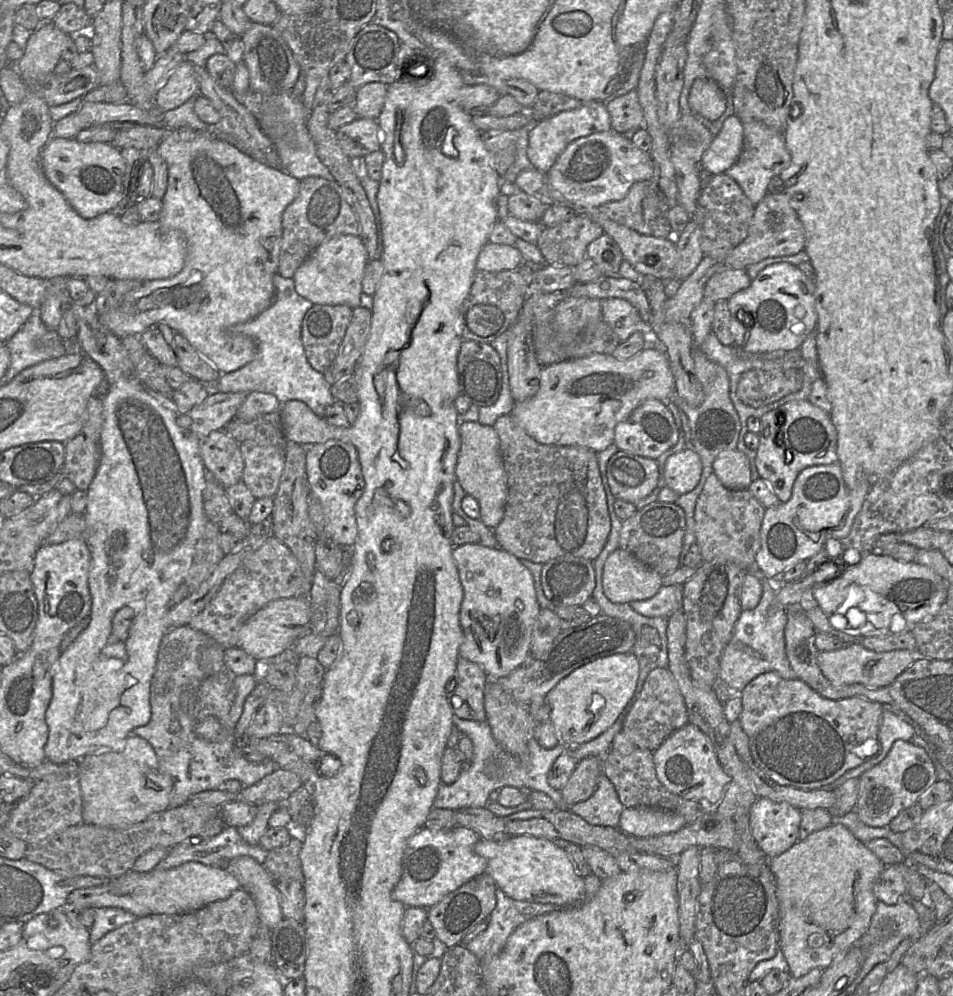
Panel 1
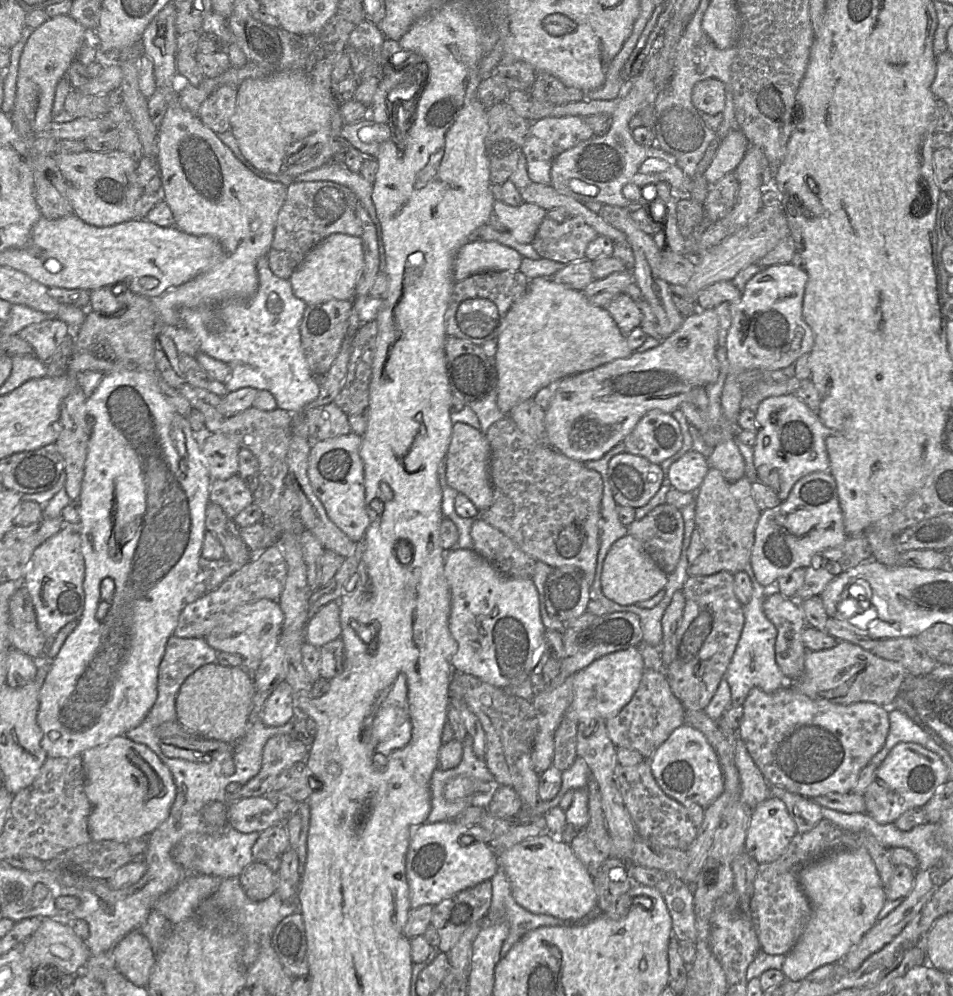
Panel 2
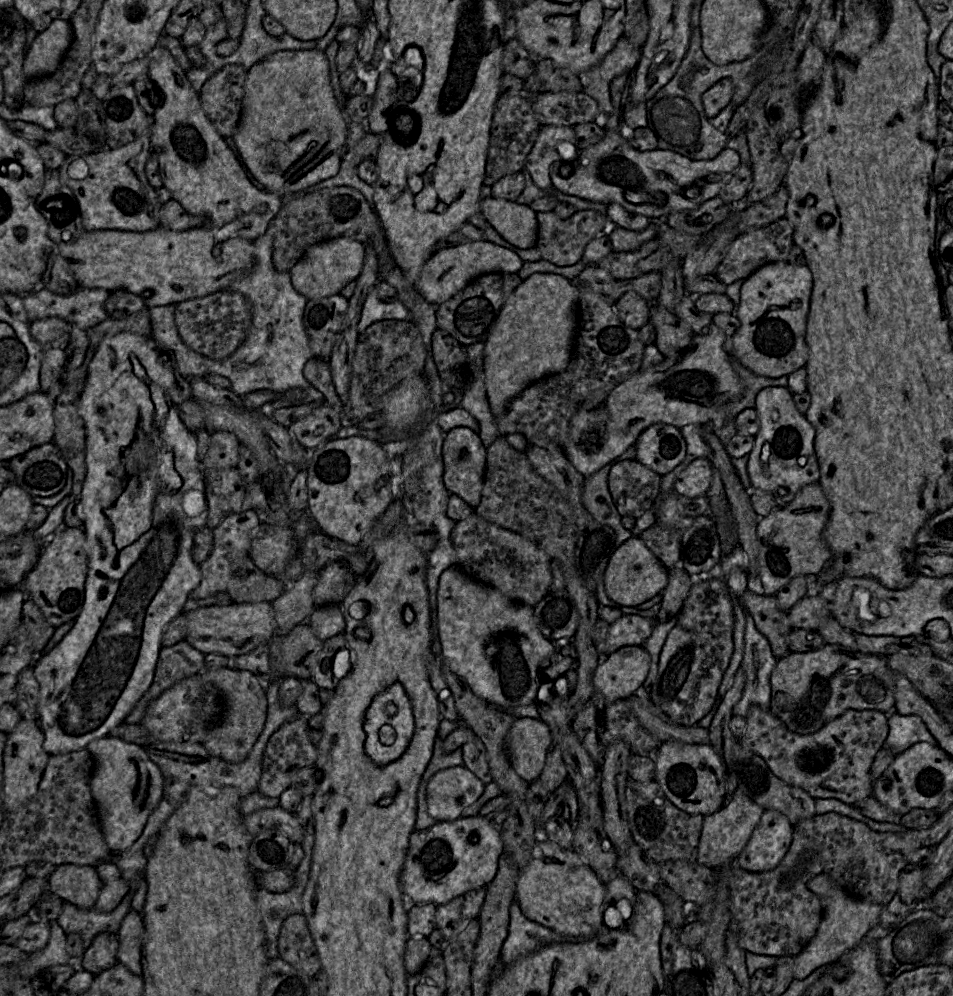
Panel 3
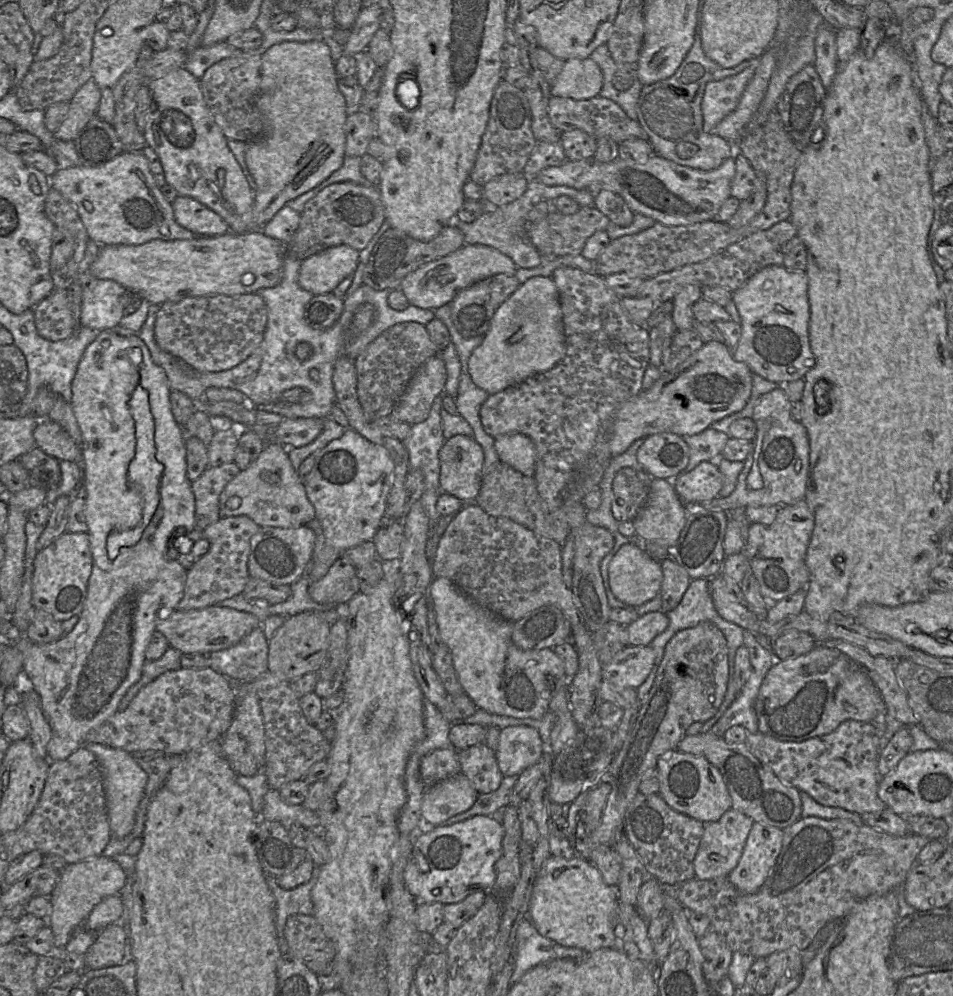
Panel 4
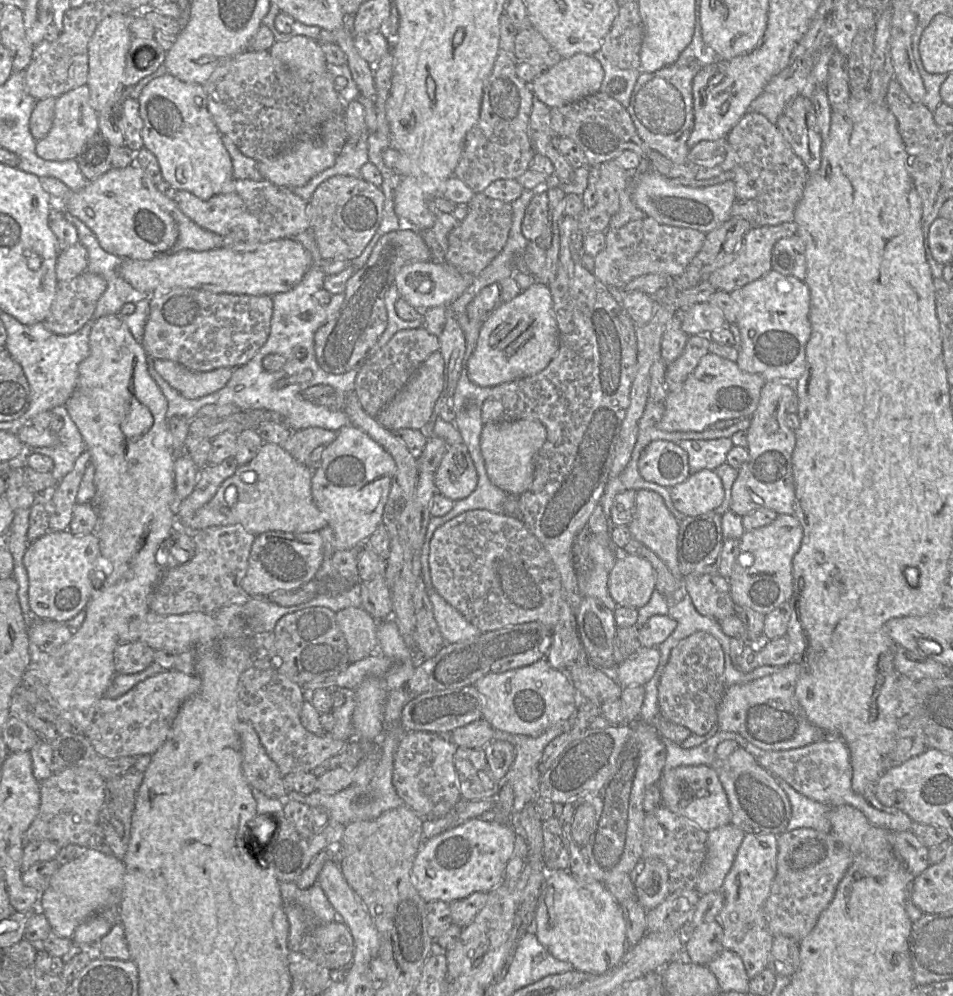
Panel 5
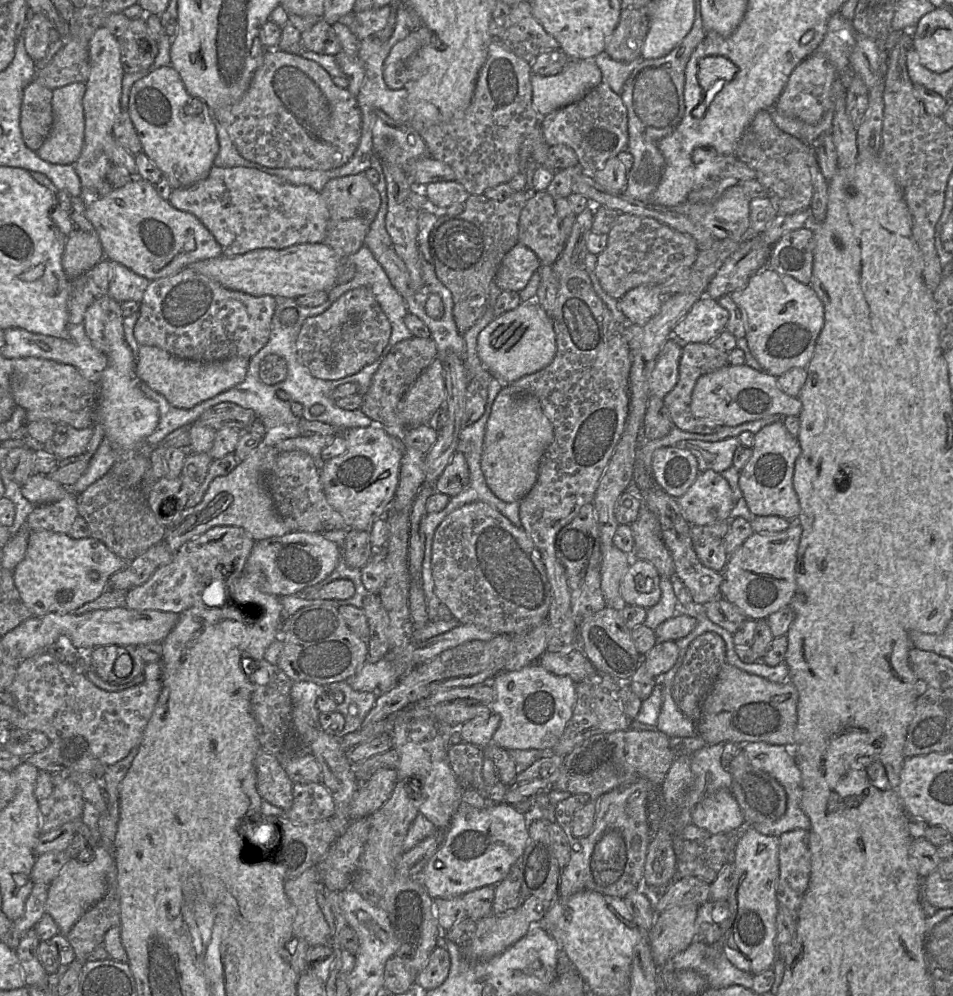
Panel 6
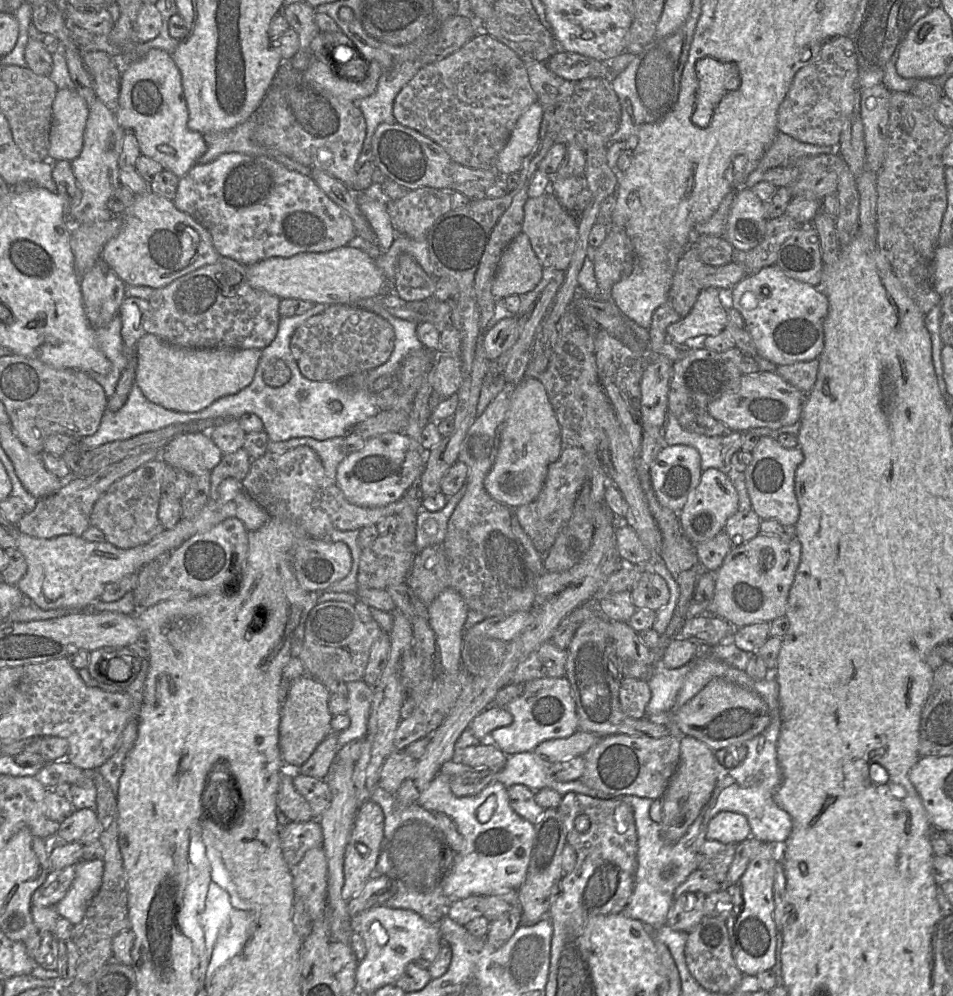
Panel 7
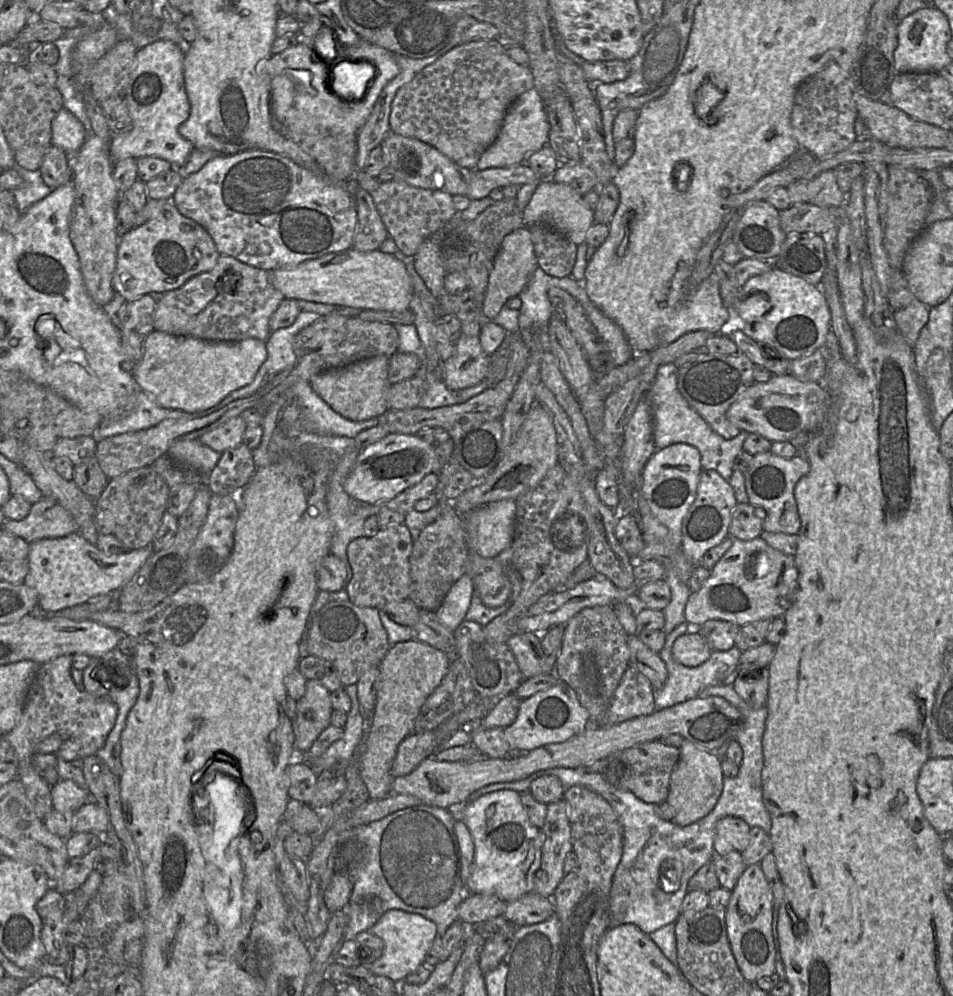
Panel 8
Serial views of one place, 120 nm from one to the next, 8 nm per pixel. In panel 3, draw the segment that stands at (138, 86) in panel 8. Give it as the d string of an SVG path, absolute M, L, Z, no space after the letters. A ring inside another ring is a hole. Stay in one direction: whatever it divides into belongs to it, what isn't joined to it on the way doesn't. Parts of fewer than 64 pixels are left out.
M158 44L150 51L148 54L149 57L149 71L148 75L151 80L163 91L164 93L164 103L163 106L156 111L151 116L151 147L152 151L154 151L158 156L159 163L159 173L162 179L163 186L169 190L172 199L178 201L181 206L190 214L193 215L201 215L206 217L208 224L206 227L198 227L198 228L219 228L218 232L224 233L225 237L235 238L240 237L249 241L254 242L258 237L263 235L268 229L269 223L275 218L280 209L283 206L282 197L273 193L273 192L263 192L258 190L247 178L245 175L239 161L235 157L232 150L228 147L225 142L225 138L219 135L215 127L207 118L204 113L199 94L193 89L190 84L188 78L186 77L186 72L181 69L178 65L172 54L166 49Z

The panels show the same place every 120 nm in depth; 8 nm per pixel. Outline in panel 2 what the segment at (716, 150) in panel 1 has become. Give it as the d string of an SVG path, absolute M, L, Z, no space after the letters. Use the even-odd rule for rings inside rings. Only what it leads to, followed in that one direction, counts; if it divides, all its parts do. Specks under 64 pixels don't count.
M741 129L731 130L721 139L719 148L705 171L709 185L733 172L744 158L749 145L750 142Z

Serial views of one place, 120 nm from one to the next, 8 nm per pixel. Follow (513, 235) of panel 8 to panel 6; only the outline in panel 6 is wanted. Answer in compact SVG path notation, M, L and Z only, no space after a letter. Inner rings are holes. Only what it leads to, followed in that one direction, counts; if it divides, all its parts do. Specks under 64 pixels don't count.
M517 242L502 259L494 281L501 291L519 292L540 266L541 262L535 253Z

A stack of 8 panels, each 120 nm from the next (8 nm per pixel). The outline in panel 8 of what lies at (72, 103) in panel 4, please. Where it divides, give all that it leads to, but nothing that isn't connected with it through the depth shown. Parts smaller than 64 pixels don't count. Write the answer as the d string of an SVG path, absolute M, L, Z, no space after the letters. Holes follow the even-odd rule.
M63 107L52 121L52 145L75 155L87 138L83 124L69 110Z

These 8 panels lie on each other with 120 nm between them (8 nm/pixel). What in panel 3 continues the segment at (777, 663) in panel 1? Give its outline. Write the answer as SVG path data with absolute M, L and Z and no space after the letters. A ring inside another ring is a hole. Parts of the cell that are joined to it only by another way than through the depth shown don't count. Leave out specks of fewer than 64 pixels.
M746 613L745 619L744 652L740 667L745 672L746 682L742 696L732 711L732 715L743 717L752 705L769 710L770 677L777 663L769 641L757 630L753 617Z

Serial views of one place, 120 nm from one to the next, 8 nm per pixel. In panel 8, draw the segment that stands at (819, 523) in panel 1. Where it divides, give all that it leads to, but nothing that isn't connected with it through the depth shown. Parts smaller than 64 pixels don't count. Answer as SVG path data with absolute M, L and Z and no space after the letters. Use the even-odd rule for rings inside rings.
M761 536L751 540L733 539L731 547L712 568L701 588L690 594L685 606L685 619L699 626L712 619L743 626L760 619L783 617L786 609L779 599L792 593L793 602L797 578L794 555L771 547Z

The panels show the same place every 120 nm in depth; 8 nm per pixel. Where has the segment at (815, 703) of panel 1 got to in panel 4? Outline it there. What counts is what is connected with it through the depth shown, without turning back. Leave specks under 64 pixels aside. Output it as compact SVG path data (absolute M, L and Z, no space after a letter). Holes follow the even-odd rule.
M847 720L833 732L803 742L780 741L759 731L756 733L747 732L745 743L759 761L781 781L808 794L822 805L839 807L861 816L887 807L877 794L880 780L877 765L881 751L881 734L878 726L872 722Z

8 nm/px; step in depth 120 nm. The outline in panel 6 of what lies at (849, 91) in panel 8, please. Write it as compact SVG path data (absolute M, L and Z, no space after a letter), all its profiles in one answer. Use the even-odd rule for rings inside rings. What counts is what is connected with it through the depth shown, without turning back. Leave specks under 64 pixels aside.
M817 50L800 63L790 75L788 82L779 96L775 109L782 115L799 119L808 124L817 124L833 108L833 83L836 70L832 63Z

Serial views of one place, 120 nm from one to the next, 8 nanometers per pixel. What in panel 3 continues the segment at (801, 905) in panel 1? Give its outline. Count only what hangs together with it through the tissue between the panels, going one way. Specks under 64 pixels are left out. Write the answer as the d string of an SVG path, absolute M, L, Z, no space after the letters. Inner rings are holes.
M821 873L807 882L808 889L820 899L823 916L817 933L795 956L794 977L803 980L822 965L837 962L853 949L879 923L884 906L854 898L843 890L828 874Z

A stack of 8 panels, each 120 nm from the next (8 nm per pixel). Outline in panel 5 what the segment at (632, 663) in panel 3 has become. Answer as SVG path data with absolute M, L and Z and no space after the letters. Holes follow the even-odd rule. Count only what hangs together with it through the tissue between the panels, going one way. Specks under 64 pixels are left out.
M642 646L615 668L615 678L622 687L644 685L653 677L659 661L658 647Z

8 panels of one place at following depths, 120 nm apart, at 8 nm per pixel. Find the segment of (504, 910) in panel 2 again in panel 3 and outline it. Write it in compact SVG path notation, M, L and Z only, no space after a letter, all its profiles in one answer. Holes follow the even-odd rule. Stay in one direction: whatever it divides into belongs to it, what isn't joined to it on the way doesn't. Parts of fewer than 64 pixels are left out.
M517 900L510 905L508 936L503 943L500 960L511 964L518 958L554 943L583 942L592 937L573 937L558 933L537 922L527 919Z

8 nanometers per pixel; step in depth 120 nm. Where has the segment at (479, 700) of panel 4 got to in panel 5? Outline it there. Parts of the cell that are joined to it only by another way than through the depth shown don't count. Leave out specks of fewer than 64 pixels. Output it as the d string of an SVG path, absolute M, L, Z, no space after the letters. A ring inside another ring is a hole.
M436 590L428 592L428 596L433 606L434 618L446 644L475 639L482 633L443 599ZM546 658L502 673L488 673L473 686L482 696L482 717L494 730L537 737L547 728L571 719L578 708L578 692L567 672L553 668Z

